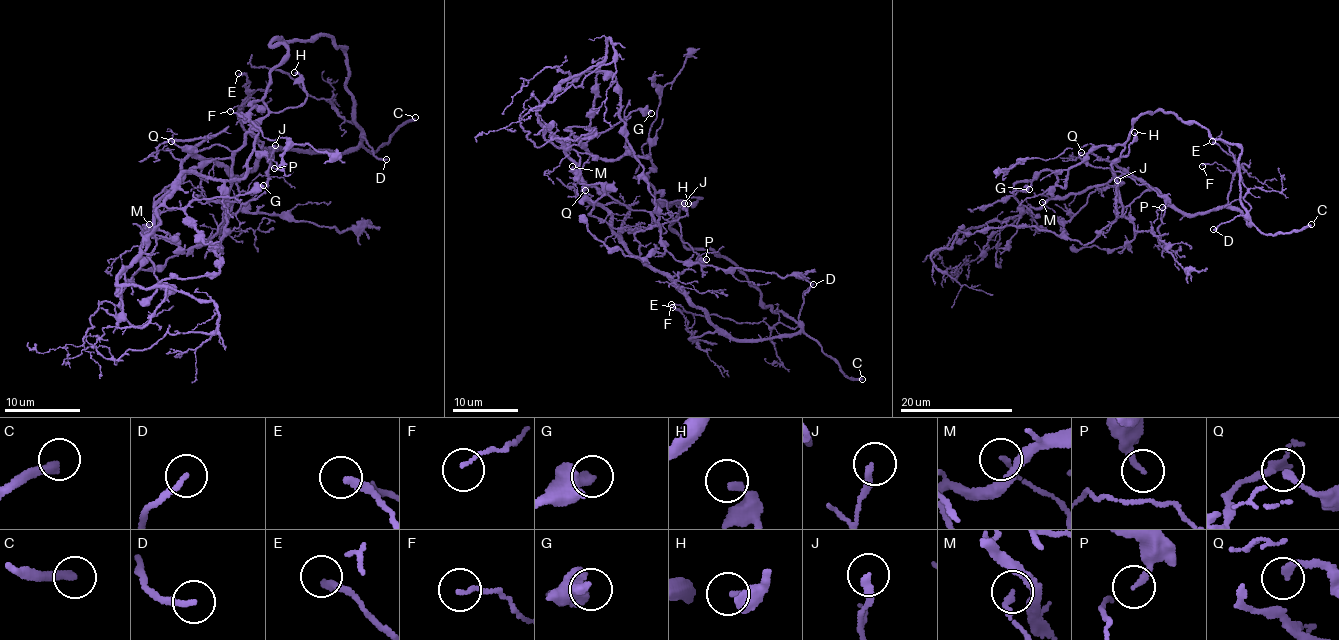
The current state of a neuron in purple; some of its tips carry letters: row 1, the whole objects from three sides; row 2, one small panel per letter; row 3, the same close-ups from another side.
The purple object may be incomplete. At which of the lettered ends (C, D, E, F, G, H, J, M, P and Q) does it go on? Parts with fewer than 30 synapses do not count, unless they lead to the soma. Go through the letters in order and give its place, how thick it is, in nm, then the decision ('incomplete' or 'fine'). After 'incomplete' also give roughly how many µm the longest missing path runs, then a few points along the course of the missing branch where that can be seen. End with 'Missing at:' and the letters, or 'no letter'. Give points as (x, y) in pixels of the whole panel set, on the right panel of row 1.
C: place (1311, 224); calibre 280 nm; incomplete; missing 30 µm
D: place (1213, 229); calibre 220 nm; fine
E: place (1212, 141); calibre 280 nm; fine
F: place (1202, 166); calibre 100 nm; fine
G: place (1029, 189); calibre 400 nm; fine
H: place (1134, 132); calibre 240 nm; fine
J: place (1117, 180); calibre 260 nm; fine
M: place (1042, 202); calibre 120 nm; fine
P: place (1162, 207); calibre 150 nm; fine
Q: place (1081, 152); calibre 150 nm; fine
Missing at: C

